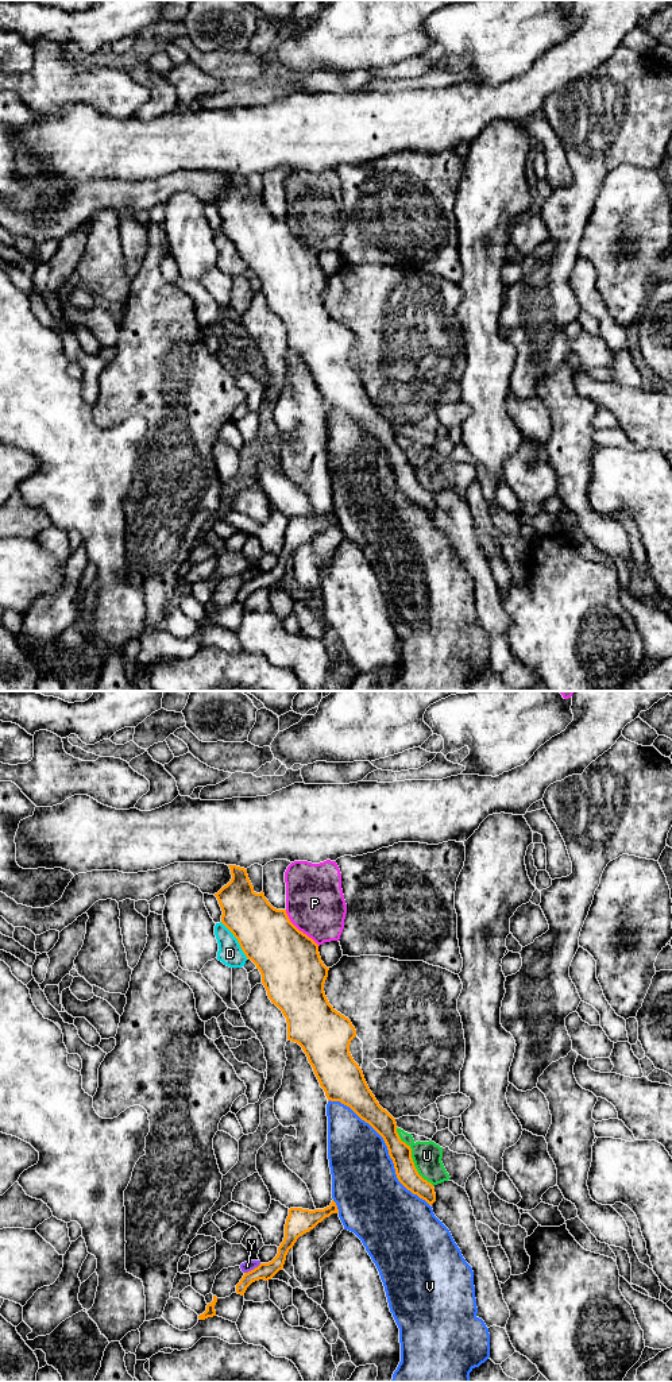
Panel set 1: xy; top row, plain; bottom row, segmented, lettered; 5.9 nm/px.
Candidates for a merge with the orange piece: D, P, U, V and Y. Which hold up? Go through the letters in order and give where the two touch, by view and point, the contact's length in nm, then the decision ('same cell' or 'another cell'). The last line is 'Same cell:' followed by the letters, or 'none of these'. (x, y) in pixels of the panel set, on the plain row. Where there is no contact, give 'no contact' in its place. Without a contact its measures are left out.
D: contact xy (236, 247); length 280 nm; another cell
P: contact xy (298, 239); length 300 nm; another cell
U: contact xy (410, 466); length 400 nm; another cell
V: contact xy (387, 458); length 850 nm; another cell
Y: contact xy (254, 578); length 120 nm; another cell
Same cell: none of these

